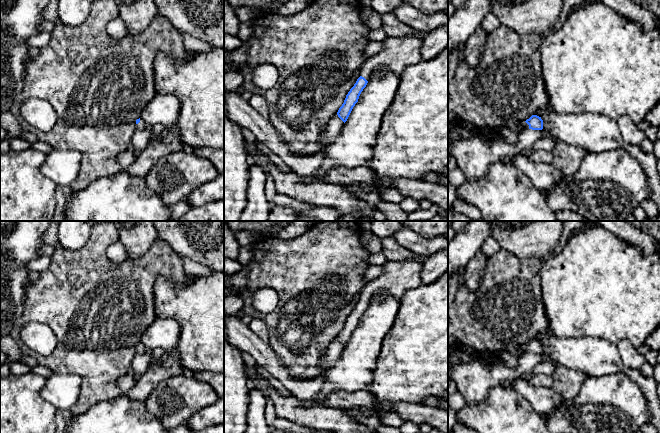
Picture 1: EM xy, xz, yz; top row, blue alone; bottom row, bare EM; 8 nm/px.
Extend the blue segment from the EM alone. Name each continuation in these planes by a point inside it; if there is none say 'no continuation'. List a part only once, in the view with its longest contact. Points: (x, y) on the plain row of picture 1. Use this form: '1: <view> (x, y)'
1: xz (398, 276)

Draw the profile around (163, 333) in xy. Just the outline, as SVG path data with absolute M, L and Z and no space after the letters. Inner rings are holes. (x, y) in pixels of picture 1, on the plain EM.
M157 318L143 333L140 342L149 352L161 348L165 354L177 348L180 325L171 318Z

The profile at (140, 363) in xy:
M135 354L131 367L134 369L137 377L143 375L147 371L151 361L152 357L150 354Z

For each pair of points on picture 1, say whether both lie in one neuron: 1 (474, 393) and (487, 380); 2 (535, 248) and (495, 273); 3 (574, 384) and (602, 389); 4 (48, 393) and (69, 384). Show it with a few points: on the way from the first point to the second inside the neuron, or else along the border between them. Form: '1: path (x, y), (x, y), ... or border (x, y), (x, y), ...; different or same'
1: path (477, 390), (484, 383); same
2: border (501, 247), (513, 252), (520, 258), (537, 257); different
3: border (587, 376), (581, 388), (573, 397), (563, 399); different
4: path (53, 392), (64, 389); same

